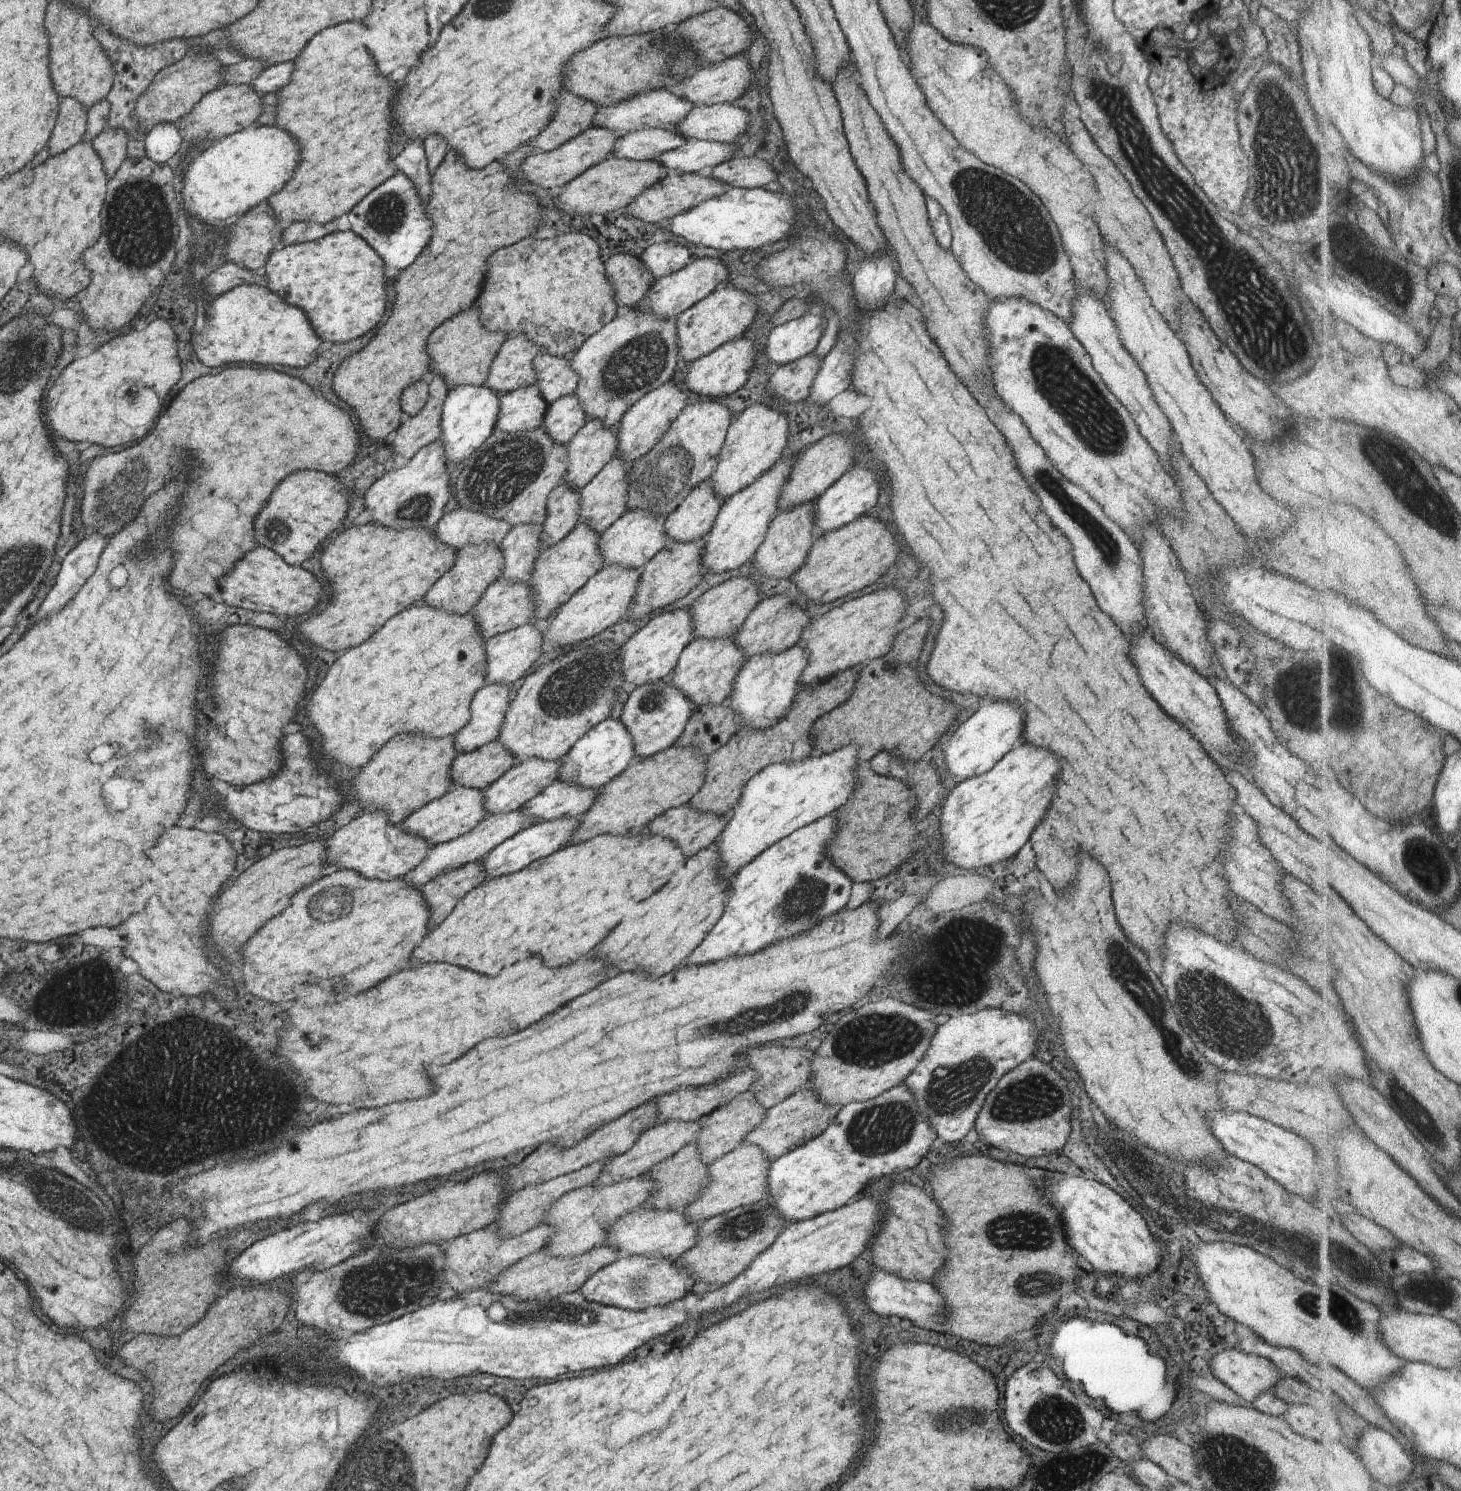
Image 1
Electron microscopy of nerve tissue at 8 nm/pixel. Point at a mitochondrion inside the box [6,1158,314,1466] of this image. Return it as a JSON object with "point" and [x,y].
{"point":[62,1201]}

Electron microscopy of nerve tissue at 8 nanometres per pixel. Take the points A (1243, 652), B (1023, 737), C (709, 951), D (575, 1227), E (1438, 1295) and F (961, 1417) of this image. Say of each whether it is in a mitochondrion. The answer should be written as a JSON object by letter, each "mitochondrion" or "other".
{"A":"other","B":"other","C":"other","D":"other","E":"mitochondrion","F":"mitochondrion"}

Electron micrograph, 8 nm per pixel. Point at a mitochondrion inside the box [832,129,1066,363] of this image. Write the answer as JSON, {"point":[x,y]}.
{"point":[1008,221]}

